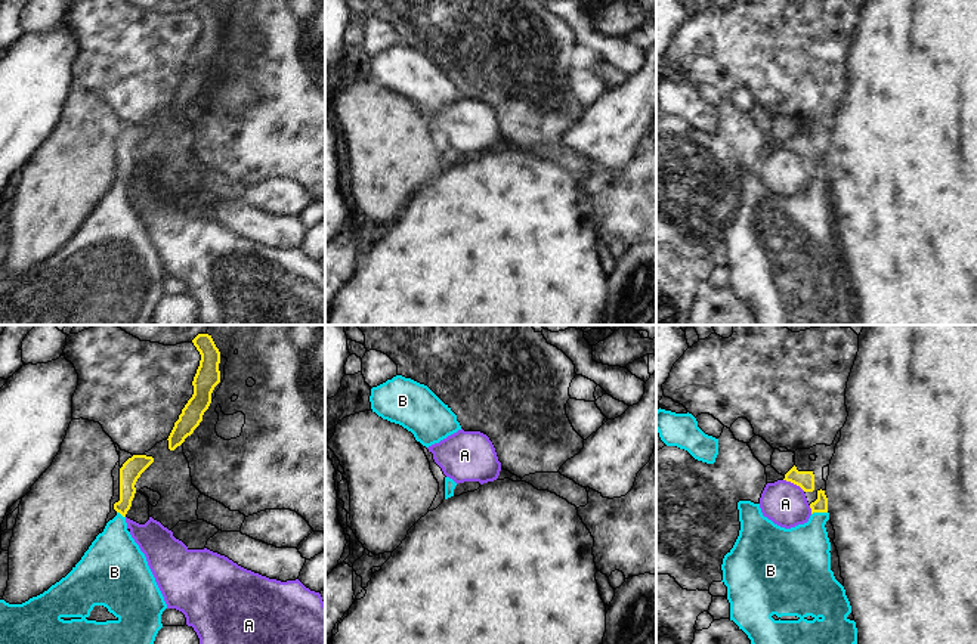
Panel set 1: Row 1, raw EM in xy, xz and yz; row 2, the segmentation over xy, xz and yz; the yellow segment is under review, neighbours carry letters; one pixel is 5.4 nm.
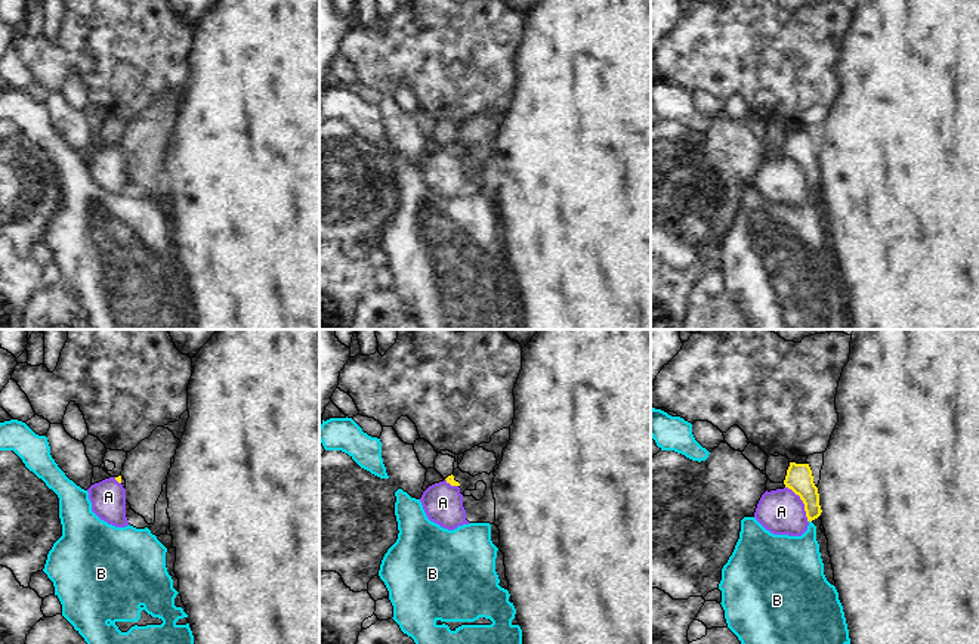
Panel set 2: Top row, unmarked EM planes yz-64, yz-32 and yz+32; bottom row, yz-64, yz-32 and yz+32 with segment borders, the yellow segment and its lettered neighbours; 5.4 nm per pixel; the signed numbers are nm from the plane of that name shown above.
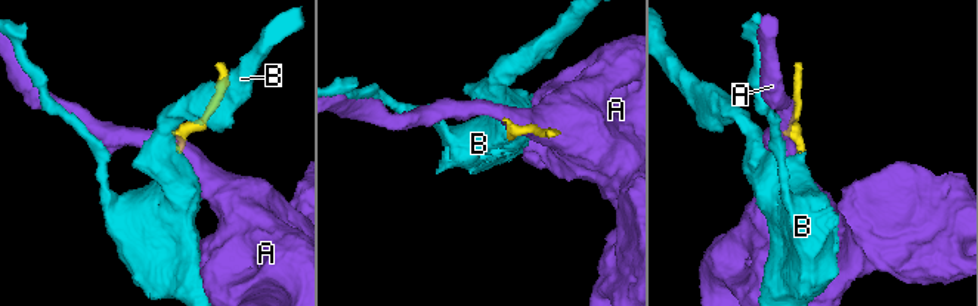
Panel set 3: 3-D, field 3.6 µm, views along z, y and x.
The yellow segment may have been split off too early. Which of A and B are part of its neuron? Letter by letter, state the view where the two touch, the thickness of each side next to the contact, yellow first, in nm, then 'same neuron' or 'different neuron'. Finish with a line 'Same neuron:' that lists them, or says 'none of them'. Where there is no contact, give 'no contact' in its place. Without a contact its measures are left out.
A: contact in yz; calibres 100 and 240 nm; different neuron
B: contact in yz; calibres 80 and 300 nm; same neuron
Same neuron: B

